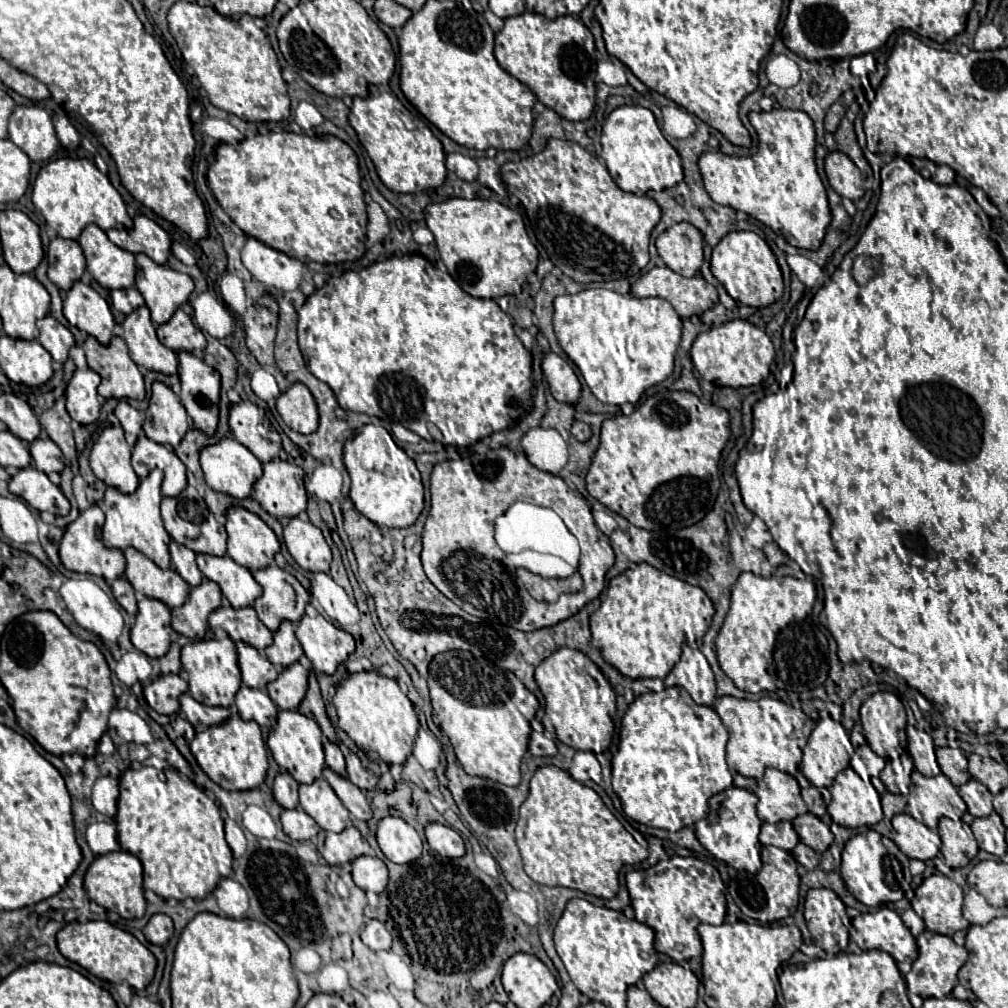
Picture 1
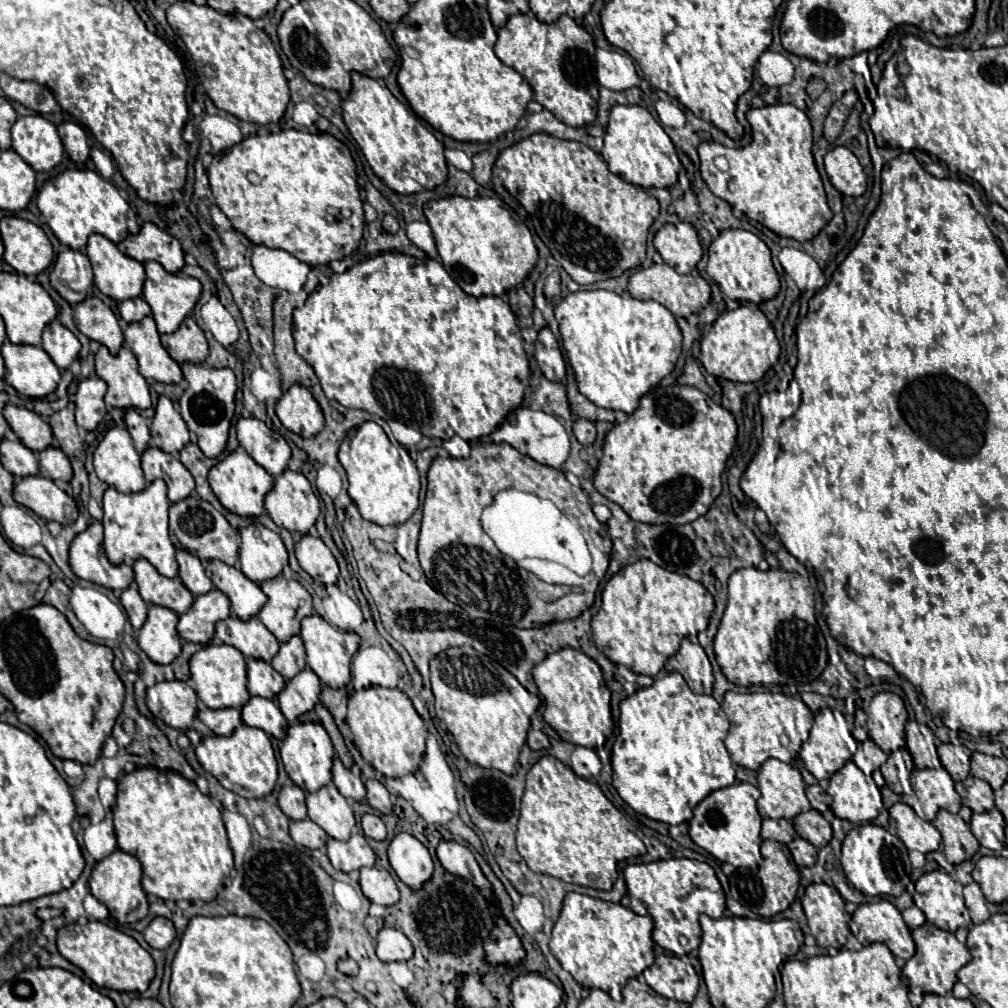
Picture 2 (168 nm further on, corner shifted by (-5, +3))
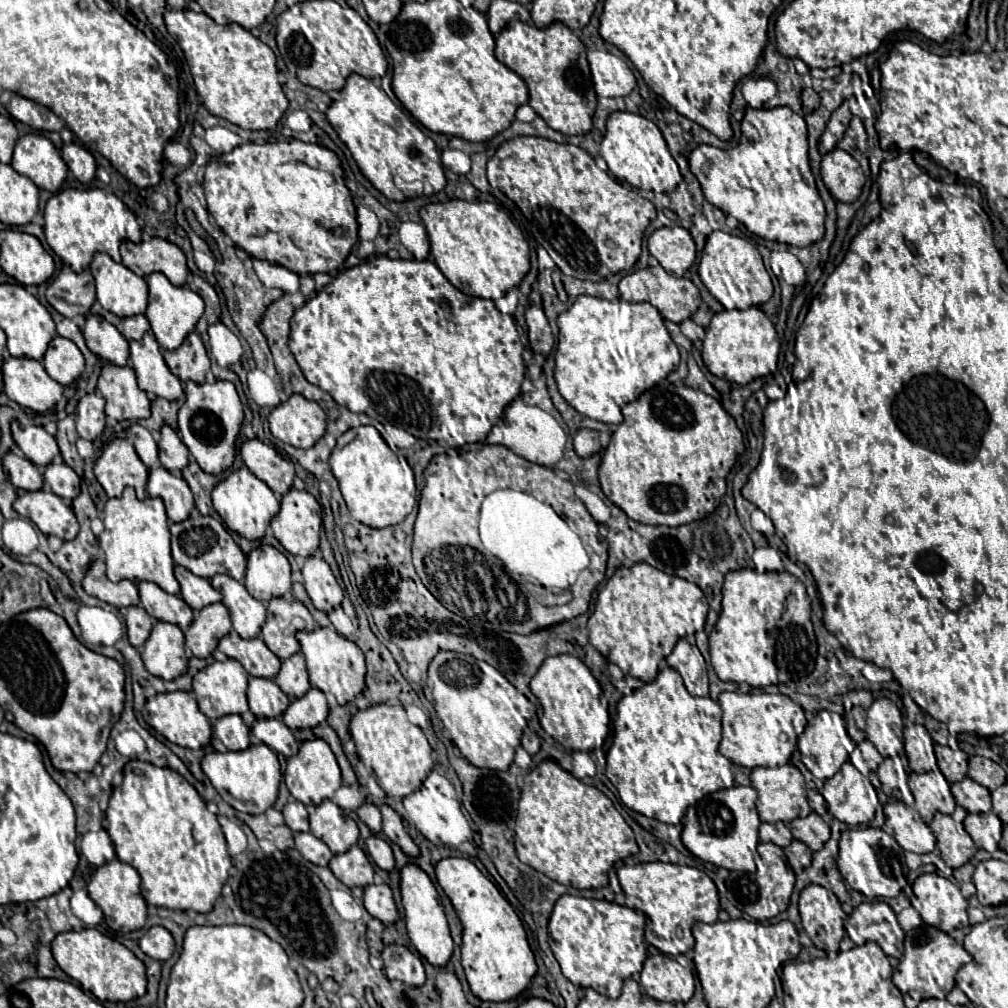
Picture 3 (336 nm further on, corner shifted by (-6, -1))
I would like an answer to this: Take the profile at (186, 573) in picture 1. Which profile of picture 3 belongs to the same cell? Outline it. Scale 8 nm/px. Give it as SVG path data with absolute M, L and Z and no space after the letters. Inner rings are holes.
M174 566L174 574L176 574L176 578L182 586L182 598L192 610L200 610L208 604L214 604L214 602L222 600L220 592L216 592L210 586L210 580L188 572L184 566Z

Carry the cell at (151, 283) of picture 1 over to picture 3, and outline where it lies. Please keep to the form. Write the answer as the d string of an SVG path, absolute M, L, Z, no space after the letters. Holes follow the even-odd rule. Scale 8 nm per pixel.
M152 272L146 278L146 282L148 282L148 288L150 288L146 318L150 320L150 326L152 326L152 332L158 340L158 344L162 344L168 350L174 350L194 330L198 318L204 314L204 300L200 298L200 294L196 294L188 286L170 284L170 280L162 272Z

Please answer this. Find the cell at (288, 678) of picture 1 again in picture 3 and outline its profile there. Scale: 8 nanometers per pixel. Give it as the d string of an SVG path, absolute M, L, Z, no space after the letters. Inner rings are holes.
M310 688L302 698L296 698L286 708L282 720L290 730L296 728L314 728L316 724L324 724L328 716L328 704L324 692L318 688Z

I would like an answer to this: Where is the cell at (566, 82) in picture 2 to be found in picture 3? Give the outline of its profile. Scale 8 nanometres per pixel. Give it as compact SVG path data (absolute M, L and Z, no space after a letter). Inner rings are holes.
M512 22L496 38L496 58L524 78L530 92L530 106L546 120L546 124L562 134L586 134L592 130L596 110L596 92L588 68L586 46L580 38L560 22L536 28L526 22Z

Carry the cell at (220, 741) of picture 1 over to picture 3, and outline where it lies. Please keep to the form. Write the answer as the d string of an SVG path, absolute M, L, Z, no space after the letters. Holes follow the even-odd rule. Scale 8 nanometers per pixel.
M250 744L246 750L224 754L216 750L208 752L202 758L202 770L224 798L224 802L246 814L262 814L266 808L270 808L278 796L278 786L282 780L276 752L266 744Z

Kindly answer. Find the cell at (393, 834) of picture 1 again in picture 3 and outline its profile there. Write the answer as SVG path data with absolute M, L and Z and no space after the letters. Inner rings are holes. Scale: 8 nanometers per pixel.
M406 864L400 870L400 892L402 892L404 910L406 910L406 928L408 928L408 936L410 936L412 944L430 964L444 966L452 956L454 942L450 938L444 908L442 908L442 902L438 900L440 896L438 896L438 890L436 890L432 878L420 866Z

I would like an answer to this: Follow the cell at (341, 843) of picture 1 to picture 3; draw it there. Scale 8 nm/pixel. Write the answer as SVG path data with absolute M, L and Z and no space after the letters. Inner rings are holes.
M352 846L344 854L332 856L328 866L334 872L334 876L350 888L368 886L374 882L374 868L372 868L368 856L364 854L364 850L358 846Z

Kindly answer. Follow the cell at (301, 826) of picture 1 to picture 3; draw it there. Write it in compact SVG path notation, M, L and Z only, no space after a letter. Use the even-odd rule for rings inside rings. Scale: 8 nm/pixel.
M296 832L294 834L294 840L296 840L296 850L306 860L310 860L312 864L326 866L330 862L330 858L334 856L330 852L330 848L320 838L316 838L312 832Z

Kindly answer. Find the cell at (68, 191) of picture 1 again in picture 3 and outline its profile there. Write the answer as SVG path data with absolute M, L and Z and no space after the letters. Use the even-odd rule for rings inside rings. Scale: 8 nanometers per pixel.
M104 188L60 190L54 196L50 196L44 208L46 242L66 264L72 266L74 272L86 270L96 252L106 252L116 262L120 262L118 246L122 240L126 240L126 234L128 240L134 243L142 239L142 231L136 219L128 222L130 216L132 212L128 210L128 206L118 196L114 196L112 192Z

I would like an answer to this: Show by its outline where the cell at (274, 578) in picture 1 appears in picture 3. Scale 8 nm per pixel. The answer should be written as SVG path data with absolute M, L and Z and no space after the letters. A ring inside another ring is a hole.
M280 596L268 602L268 614L260 634L266 646L278 658L284 660L300 652L300 642L296 640L296 632L314 630L314 628L316 628L316 622L300 600Z

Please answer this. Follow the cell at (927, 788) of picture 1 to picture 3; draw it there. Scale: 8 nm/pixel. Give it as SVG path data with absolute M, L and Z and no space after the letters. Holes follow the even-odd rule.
M932 770L924 774L912 772L908 776L908 786L914 794L914 806L926 824L932 822L936 812L942 812L942 814L954 812L956 802L950 792L950 784L946 782L940 770Z

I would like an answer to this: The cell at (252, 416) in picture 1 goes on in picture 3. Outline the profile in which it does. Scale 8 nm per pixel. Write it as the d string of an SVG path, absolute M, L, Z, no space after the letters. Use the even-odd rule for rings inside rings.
M252 438L242 442L240 452L248 470L262 482L266 482L276 496L282 496L292 488L294 462L284 458L274 446Z

